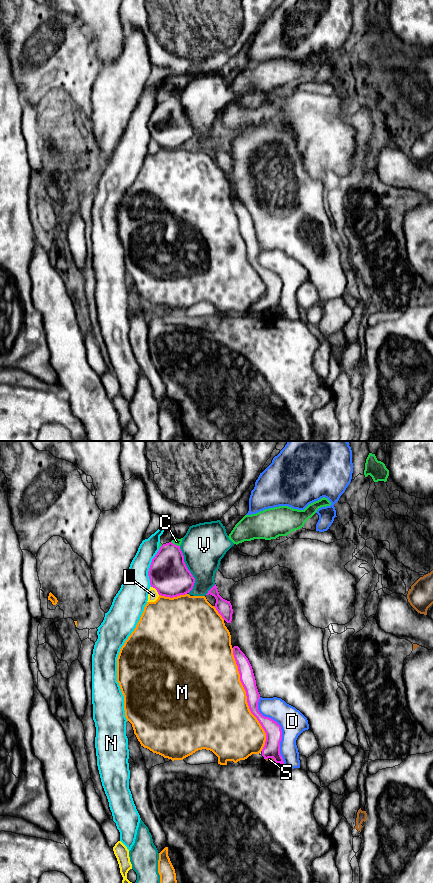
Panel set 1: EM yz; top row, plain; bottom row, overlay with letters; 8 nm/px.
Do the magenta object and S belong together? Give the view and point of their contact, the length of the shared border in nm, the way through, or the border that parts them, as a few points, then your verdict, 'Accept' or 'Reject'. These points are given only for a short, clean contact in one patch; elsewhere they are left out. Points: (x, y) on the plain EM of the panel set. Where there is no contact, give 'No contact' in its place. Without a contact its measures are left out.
Touches magenta at yz (270, 309). Shared border 80 nm. Boundary: yz (265, 311), (272, 310), (274, 313). Reject

